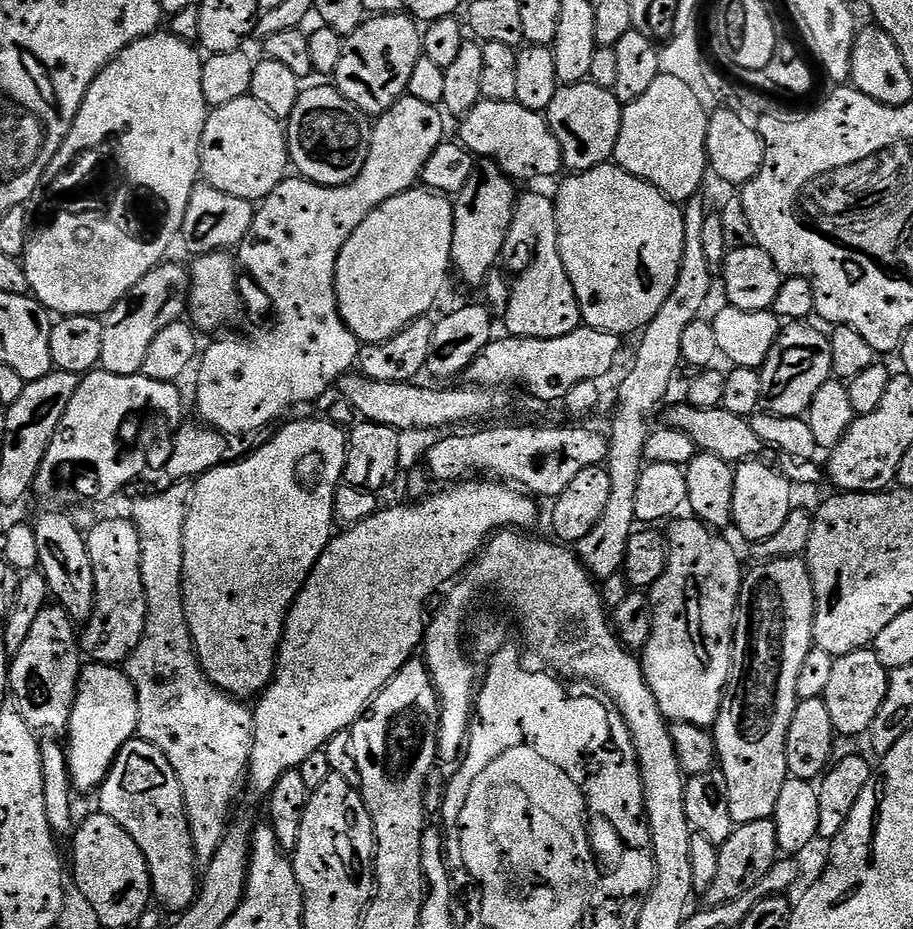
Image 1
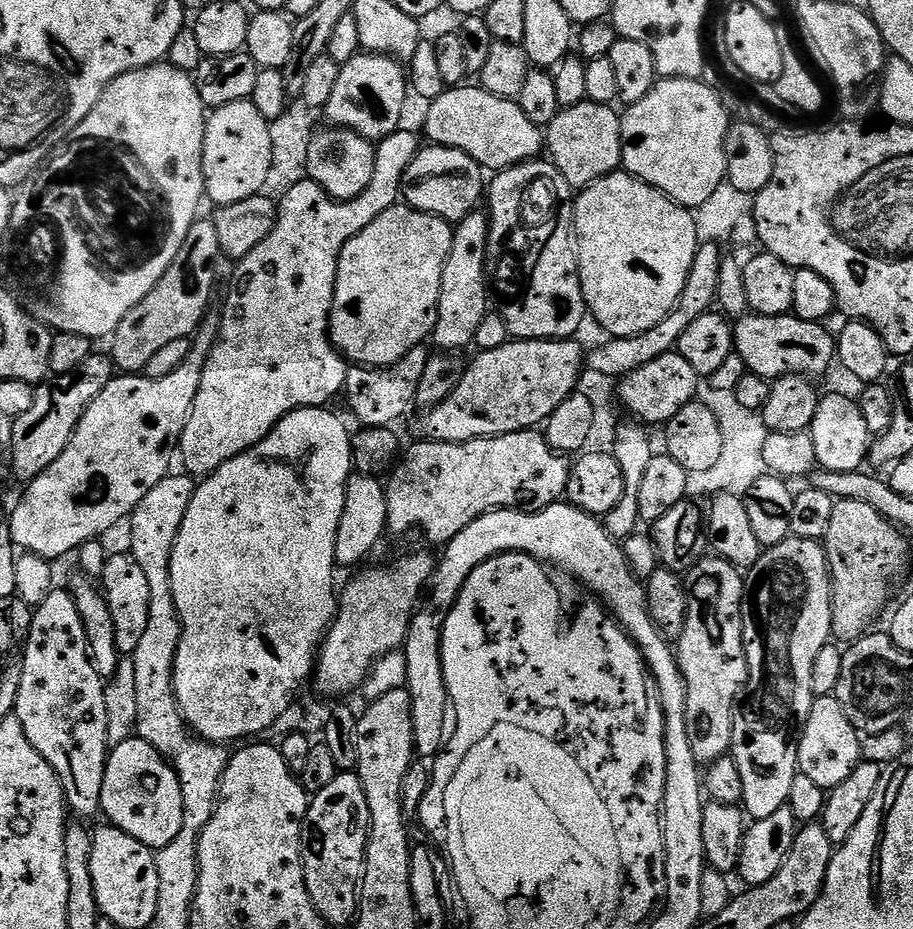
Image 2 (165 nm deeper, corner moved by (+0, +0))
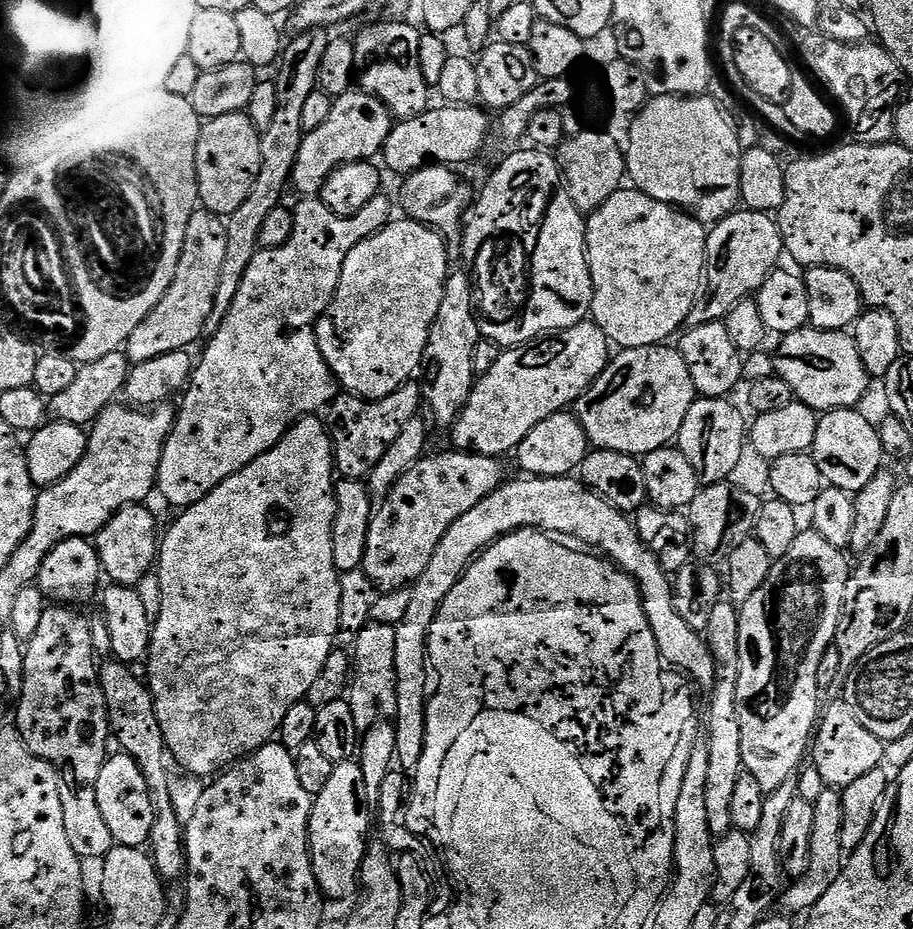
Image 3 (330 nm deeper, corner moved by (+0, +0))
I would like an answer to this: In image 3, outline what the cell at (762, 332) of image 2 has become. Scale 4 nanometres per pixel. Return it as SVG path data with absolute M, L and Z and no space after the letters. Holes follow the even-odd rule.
M811 326L783 337L780 345L774 349L775 375L780 376L790 385L793 397L799 403L813 408L817 414L833 412L839 408L856 408L859 400L868 392L870 377L862 358L858 355L858 346L847 331L823 332Z

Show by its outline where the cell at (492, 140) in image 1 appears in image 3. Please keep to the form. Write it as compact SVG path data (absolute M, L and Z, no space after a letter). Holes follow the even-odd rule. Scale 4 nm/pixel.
M453 104L429 107L427 112L409 116L393 123L392 133L382 149L383 167L392 172L409 174L432 164L459 166L472 160L488 140L489 113L483 107L470 104Z

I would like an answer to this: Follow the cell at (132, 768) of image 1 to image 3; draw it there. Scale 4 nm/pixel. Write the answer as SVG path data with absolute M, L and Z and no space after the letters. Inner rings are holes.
M120 750L109 755L108 760L102 766L102 775L98 778L98 804L102 806L102 814L106 817L106 824L110 826L110 834L114 834L119 846L131 848L144 848L152 839L152 831L156 822L156 803L152 800L152 790L144 777L138 762L127 752Z

